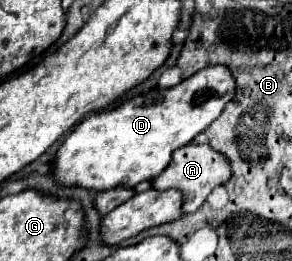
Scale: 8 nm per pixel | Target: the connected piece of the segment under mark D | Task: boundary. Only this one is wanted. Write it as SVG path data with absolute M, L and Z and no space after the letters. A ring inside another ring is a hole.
M210 65L194 73L192 77L180 81L170 89L152 89L148 93L136 95L122 101L112 109L102 109L88 115L82 123L64 139L54 155L54 167L50 169L54 181L64 187L82 187L90 191L108 191L114 187L134 187L140 181L150 181L158 177L176 149L188 145L198 133L202 133L224 109L224 105L234 97L234 77L224 65Z

